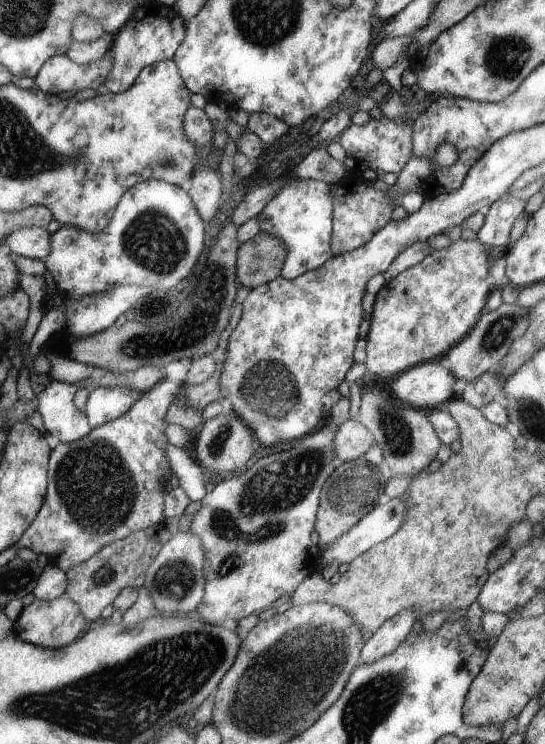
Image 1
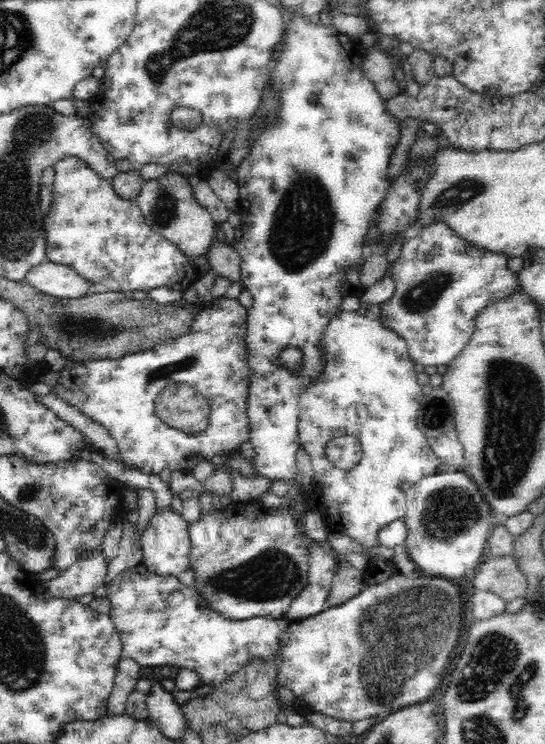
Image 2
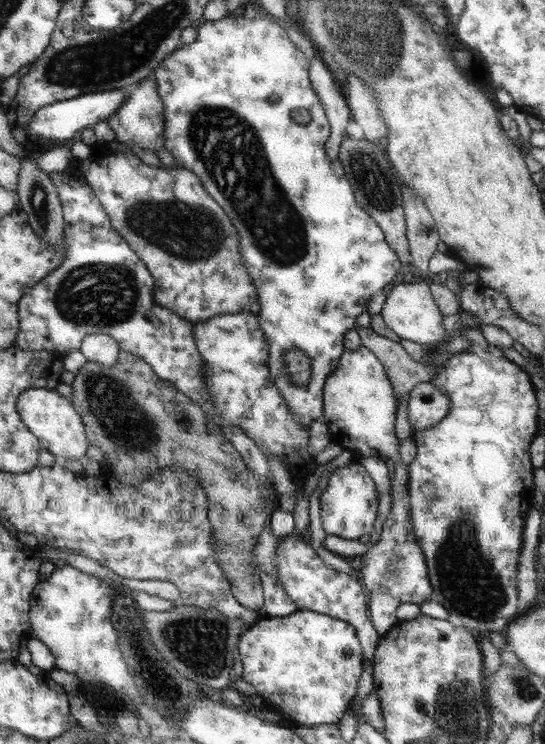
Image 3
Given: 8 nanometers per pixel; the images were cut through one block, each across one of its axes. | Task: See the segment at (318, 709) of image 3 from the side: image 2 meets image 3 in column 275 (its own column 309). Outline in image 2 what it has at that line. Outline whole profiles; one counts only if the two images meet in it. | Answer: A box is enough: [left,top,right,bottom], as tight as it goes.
[276,573,464,722]

